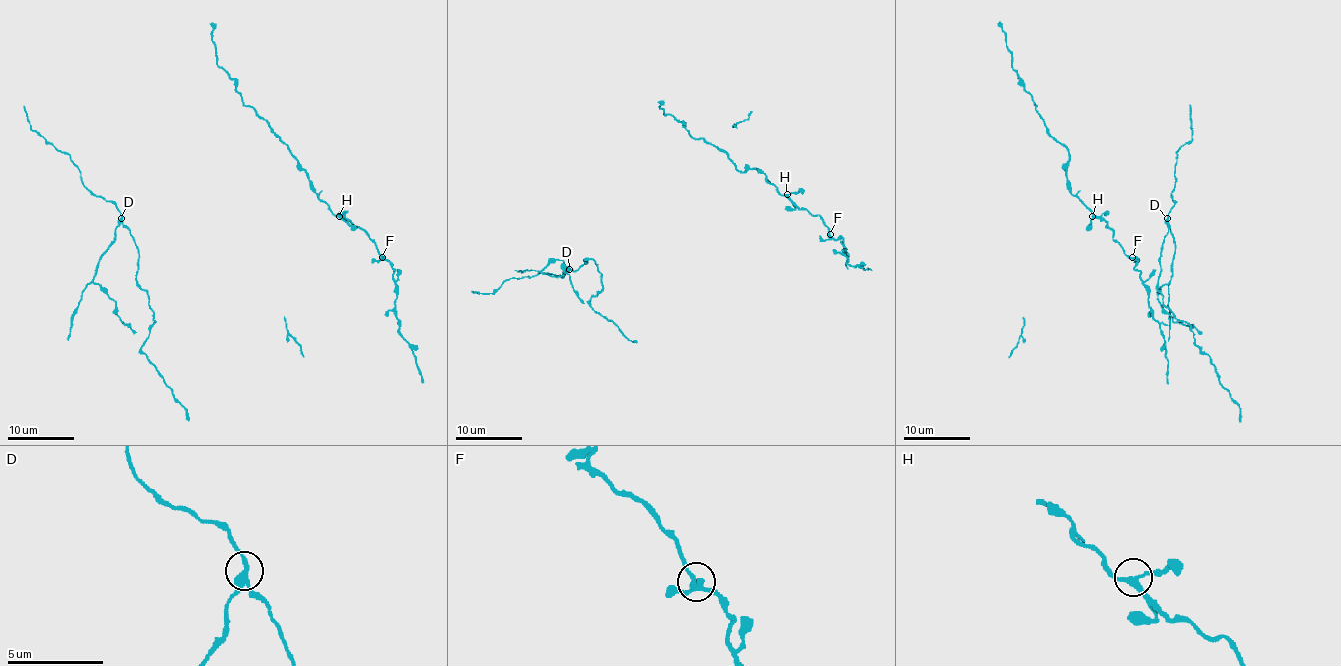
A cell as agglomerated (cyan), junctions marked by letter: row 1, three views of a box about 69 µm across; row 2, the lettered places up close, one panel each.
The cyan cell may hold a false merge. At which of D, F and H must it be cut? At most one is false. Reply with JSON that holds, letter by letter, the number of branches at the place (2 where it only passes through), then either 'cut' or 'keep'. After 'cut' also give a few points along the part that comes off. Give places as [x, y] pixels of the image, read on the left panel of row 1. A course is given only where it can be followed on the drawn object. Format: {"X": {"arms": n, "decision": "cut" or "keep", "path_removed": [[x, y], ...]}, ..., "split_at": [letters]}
{"D": {"arms": 3, "decision": "cut", "path_removed": [[121, 217], [112, 244], [99, 260], [93, 280], [116, 307], [116, 315], [135, 333]]}, "F": {"arms": 3, "decision": "keep"}, "H": {"arms": 3, "decision": "keep"}, "split_at": ["D"]}

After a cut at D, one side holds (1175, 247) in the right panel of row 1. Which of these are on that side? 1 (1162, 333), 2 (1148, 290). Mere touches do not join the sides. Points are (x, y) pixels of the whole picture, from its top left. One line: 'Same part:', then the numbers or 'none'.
Same part: none

